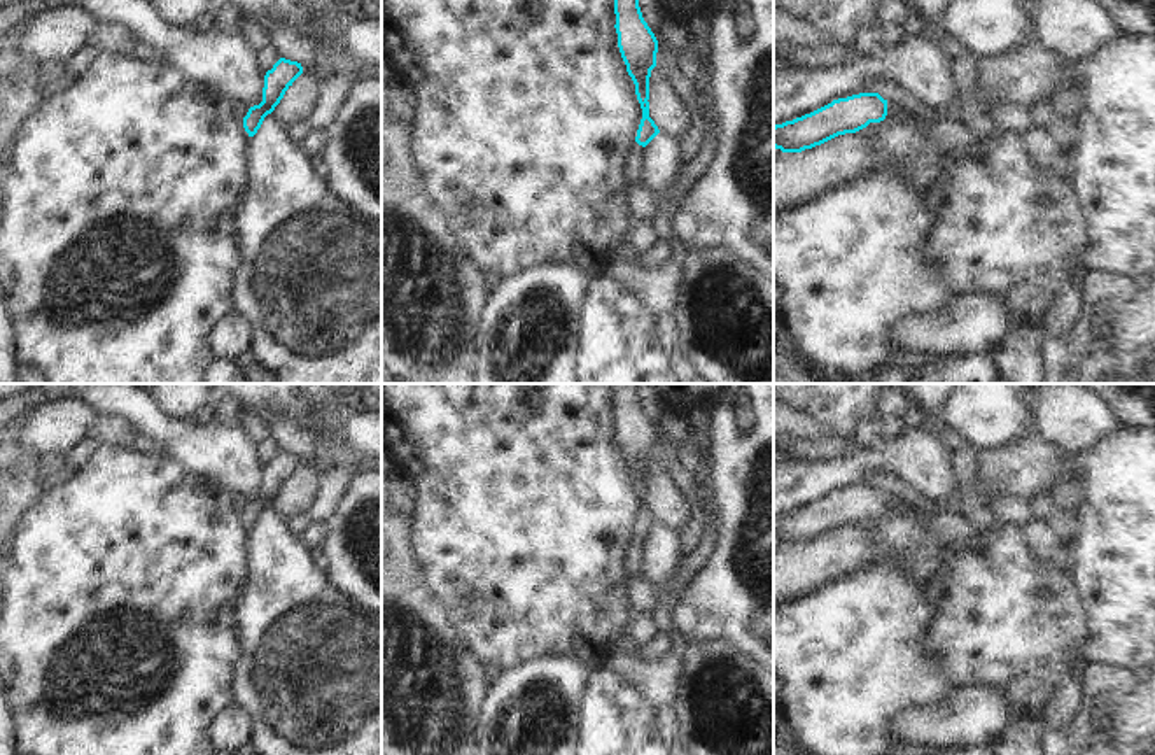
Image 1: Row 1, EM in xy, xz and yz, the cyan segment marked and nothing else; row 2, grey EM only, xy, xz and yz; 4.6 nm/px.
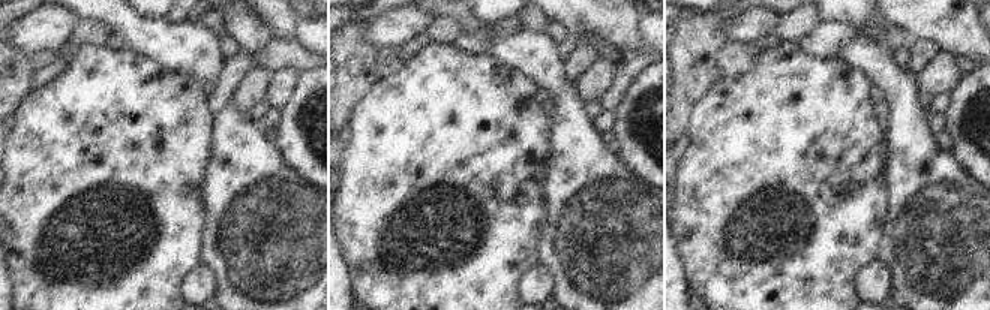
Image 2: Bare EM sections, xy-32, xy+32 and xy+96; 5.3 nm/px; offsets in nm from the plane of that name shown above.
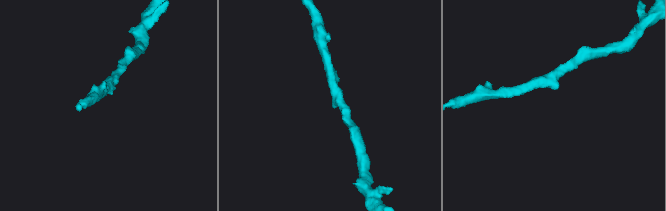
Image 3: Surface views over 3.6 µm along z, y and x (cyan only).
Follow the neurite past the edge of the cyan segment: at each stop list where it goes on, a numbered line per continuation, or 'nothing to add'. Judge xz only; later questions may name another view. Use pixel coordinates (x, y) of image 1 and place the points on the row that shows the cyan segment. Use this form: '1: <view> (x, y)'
1: xz (636, 158)

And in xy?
nothing to add

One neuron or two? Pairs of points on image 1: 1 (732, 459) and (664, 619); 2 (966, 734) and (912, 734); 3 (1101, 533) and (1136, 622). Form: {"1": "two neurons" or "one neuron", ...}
{"1": "two neurons", "2": "one neuron", "3": "one neuron"}

